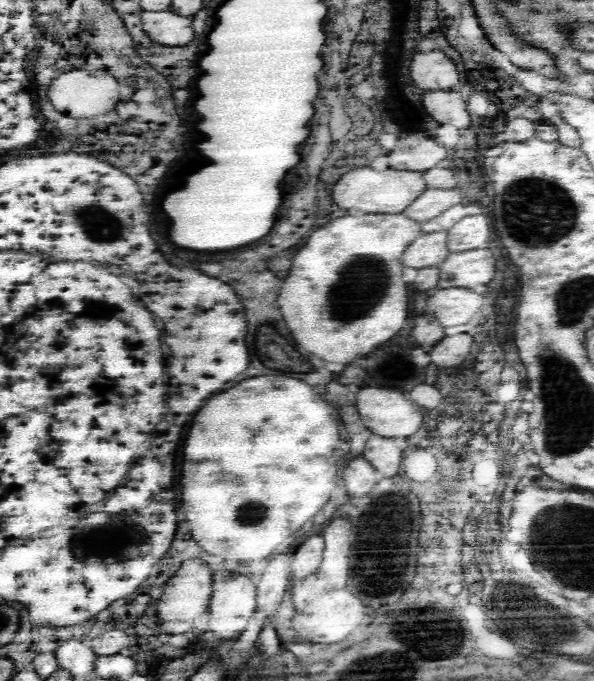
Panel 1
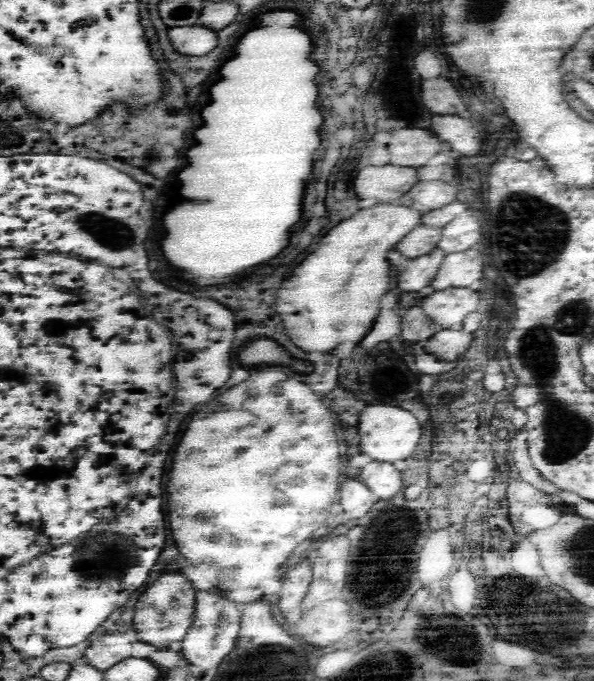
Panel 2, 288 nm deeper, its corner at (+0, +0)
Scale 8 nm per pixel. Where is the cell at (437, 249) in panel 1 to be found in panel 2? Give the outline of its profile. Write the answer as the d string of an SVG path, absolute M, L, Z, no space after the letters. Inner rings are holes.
M418 226L414 228L404 240L400 240L396 244L396 250L406 256L408 260L416 260L422 258L426 254L430 254L432 250L438 248L442 238L442 228L432 228L432 226Z

